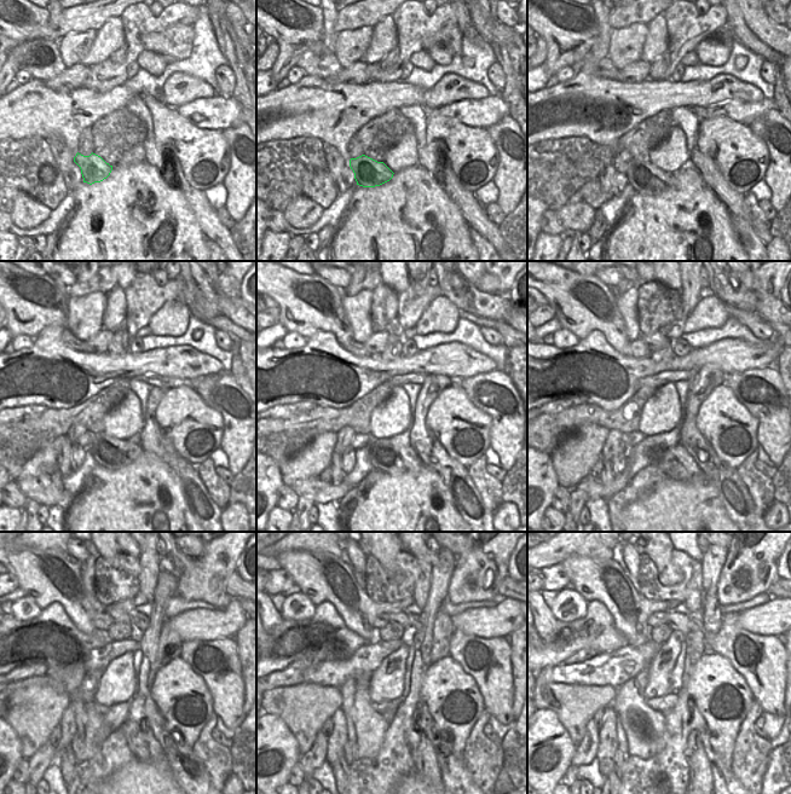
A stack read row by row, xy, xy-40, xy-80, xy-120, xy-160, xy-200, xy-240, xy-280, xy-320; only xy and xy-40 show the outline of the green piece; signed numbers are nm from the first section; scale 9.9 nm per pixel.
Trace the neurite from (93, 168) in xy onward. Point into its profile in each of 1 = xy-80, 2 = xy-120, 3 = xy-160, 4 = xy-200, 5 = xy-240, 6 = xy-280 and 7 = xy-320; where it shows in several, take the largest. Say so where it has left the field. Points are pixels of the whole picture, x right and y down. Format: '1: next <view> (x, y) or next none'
1: next xy-80 (647, 179)
2: next xy-120 (113, 453)
3: next xy-160 (387, 457)
4: next xy-200 (675, 462)
5: next xy-240 (140, 740)
6: next xy-280 (426, 765)
7: next xy-320 (700, 770)

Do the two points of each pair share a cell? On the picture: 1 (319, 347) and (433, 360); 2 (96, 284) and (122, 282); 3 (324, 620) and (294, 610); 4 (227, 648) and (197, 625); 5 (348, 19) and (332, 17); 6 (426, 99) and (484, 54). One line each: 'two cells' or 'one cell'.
1: one cell
2: two cells
3: two cells
4: two cells
5: two cells
6: two cells

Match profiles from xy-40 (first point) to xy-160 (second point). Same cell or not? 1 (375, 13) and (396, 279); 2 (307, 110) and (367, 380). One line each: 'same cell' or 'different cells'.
1: different cells
2: same cell

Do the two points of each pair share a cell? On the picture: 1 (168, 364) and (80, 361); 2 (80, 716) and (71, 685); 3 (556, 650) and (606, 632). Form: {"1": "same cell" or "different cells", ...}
{"1": "same cell", "2": "same cell", "3": "same cell"}

